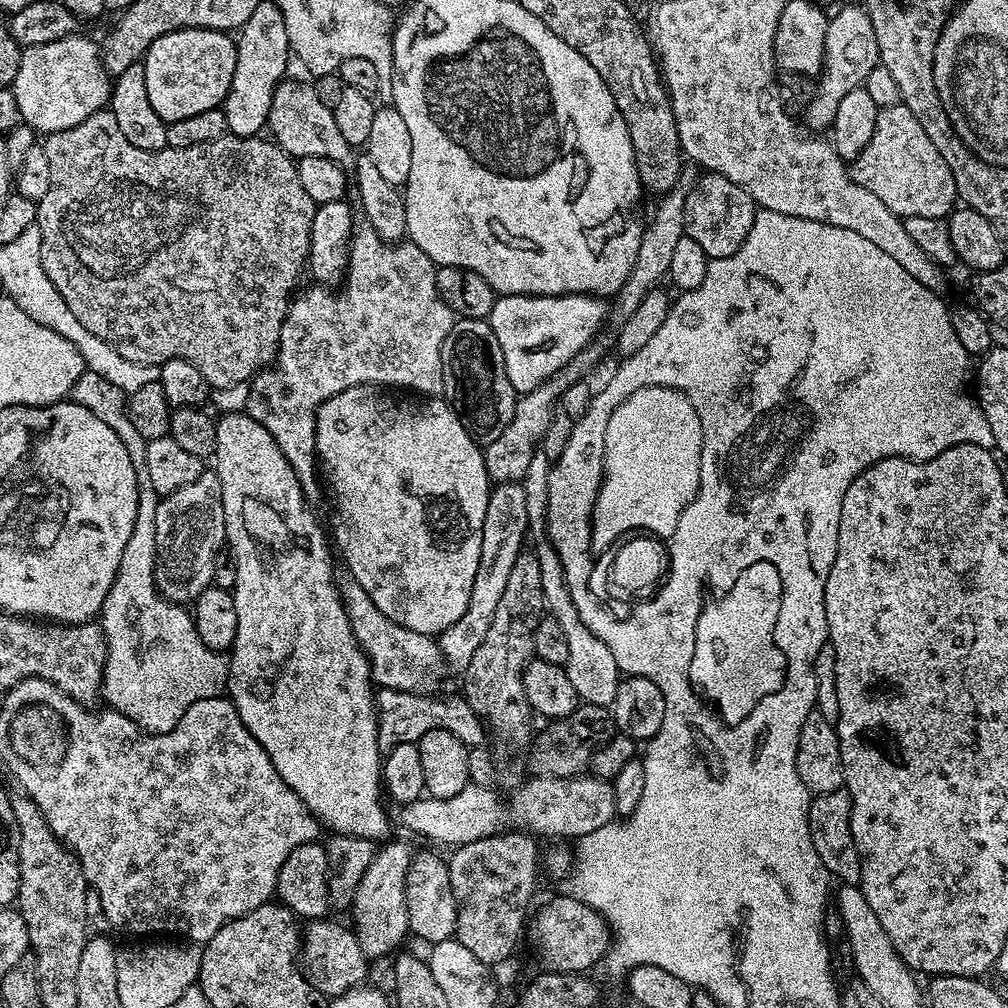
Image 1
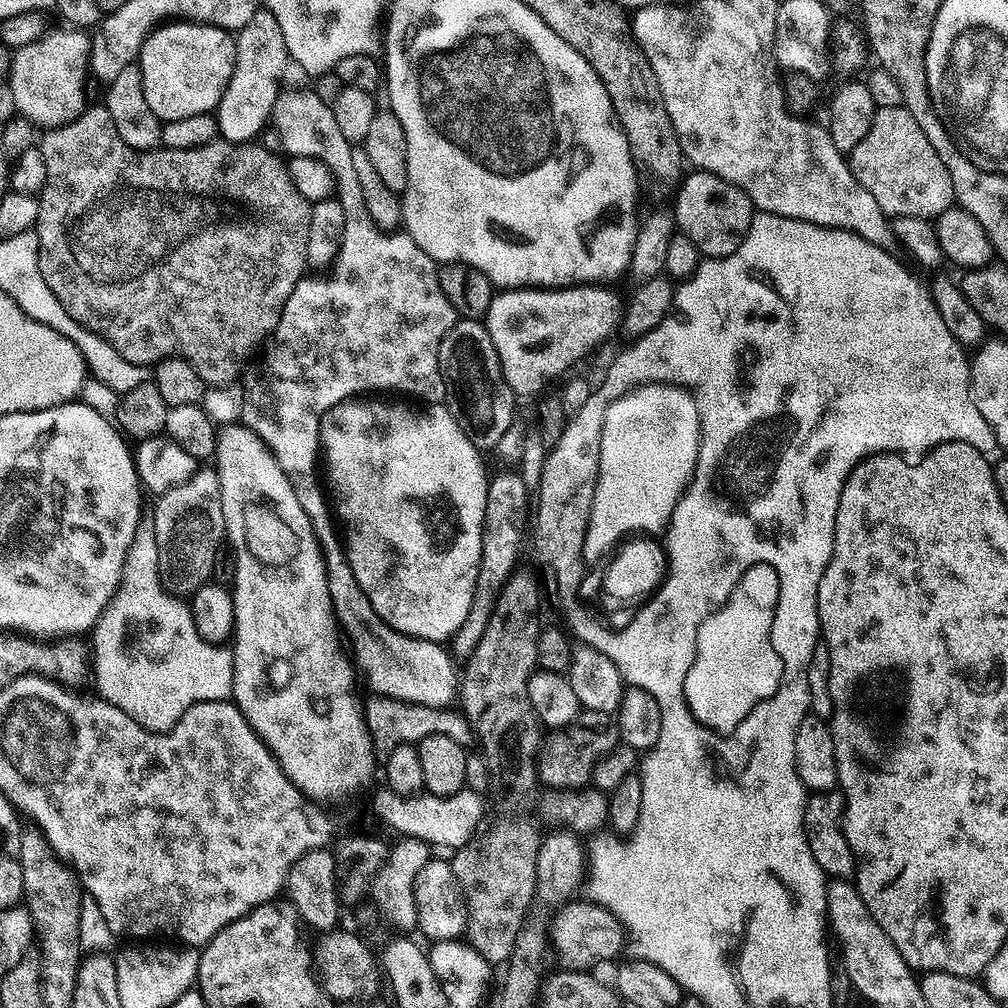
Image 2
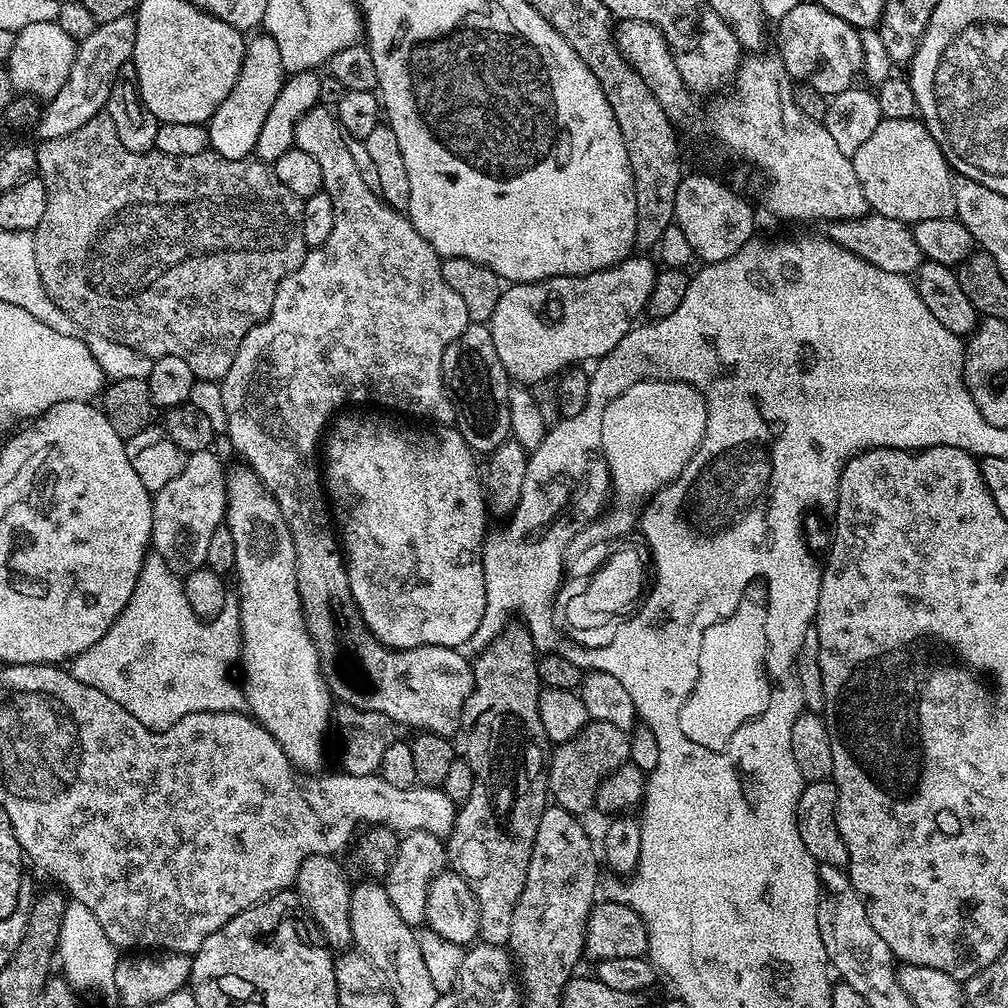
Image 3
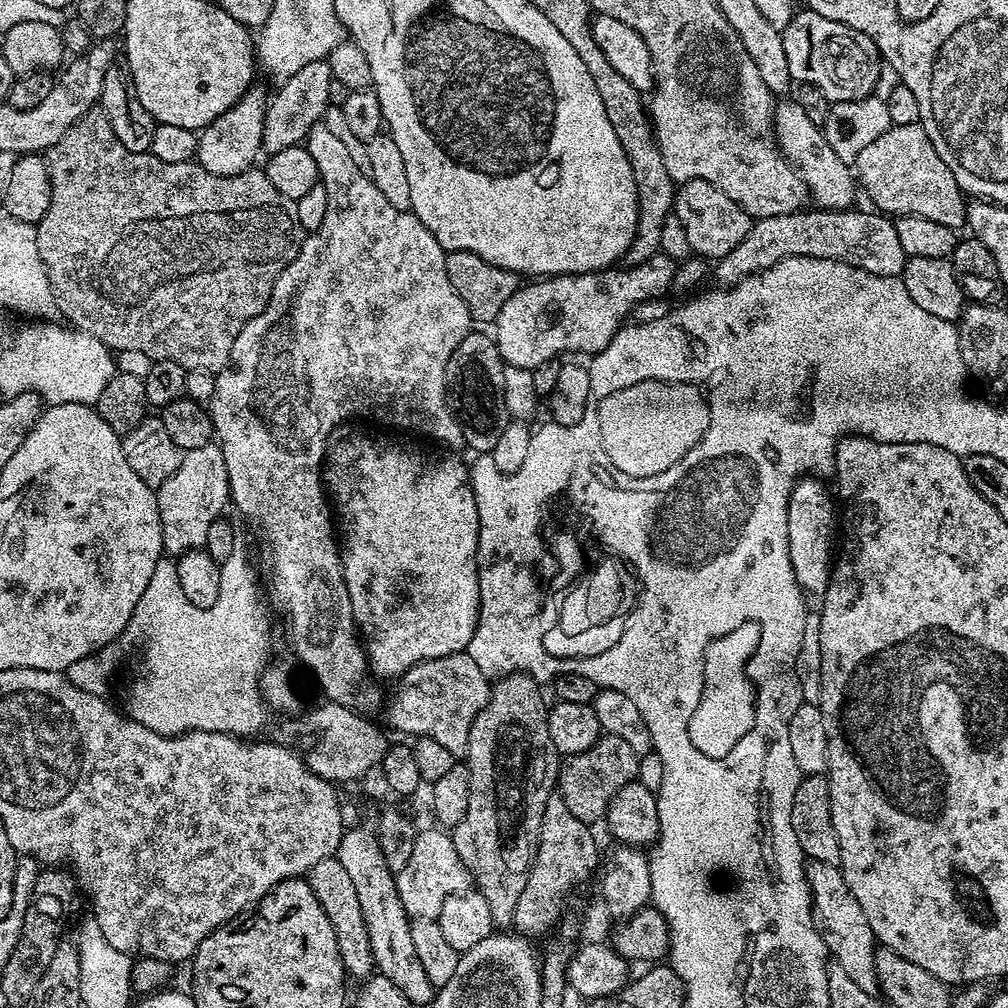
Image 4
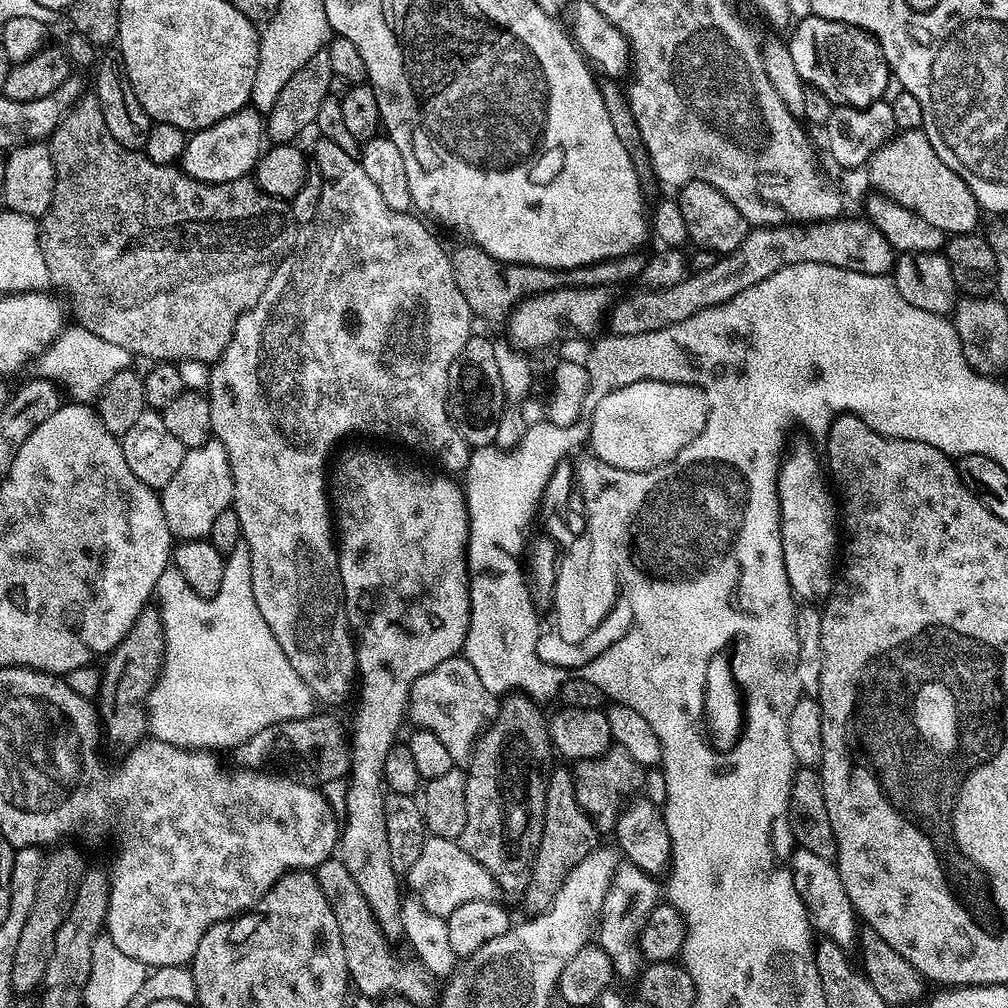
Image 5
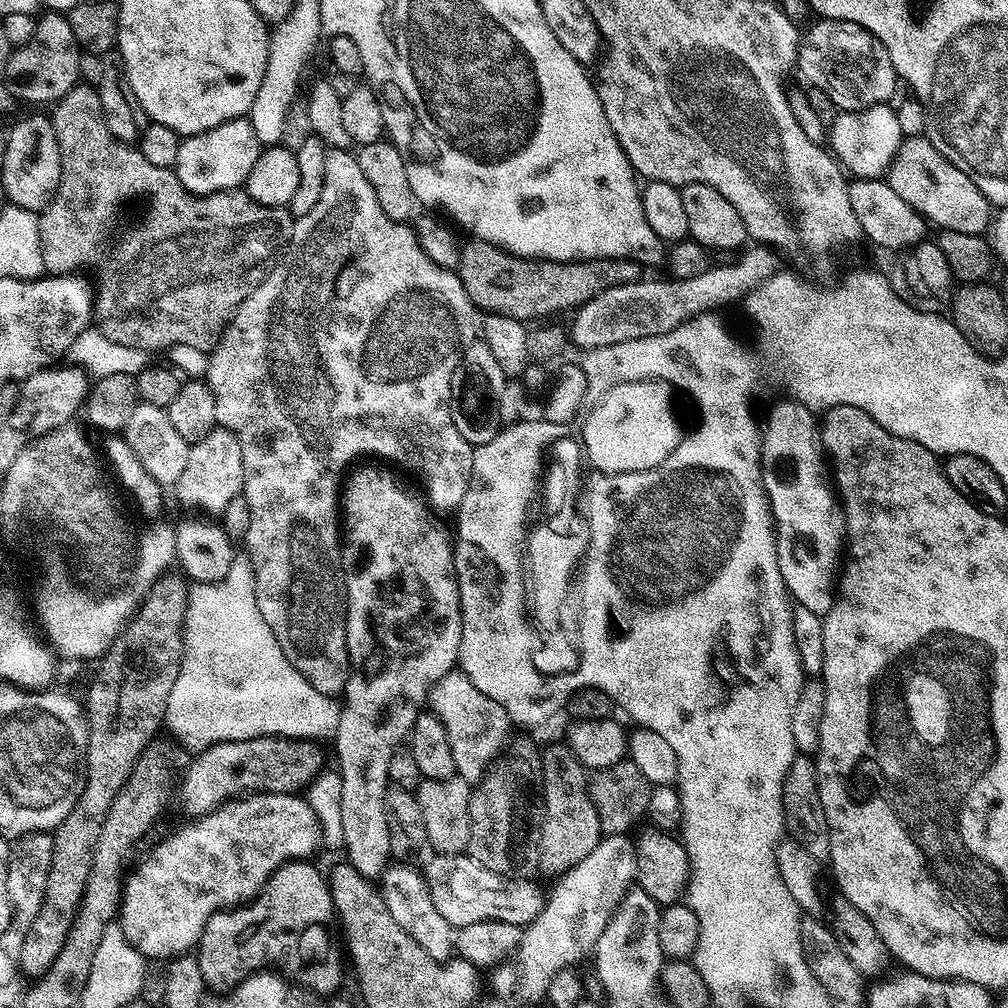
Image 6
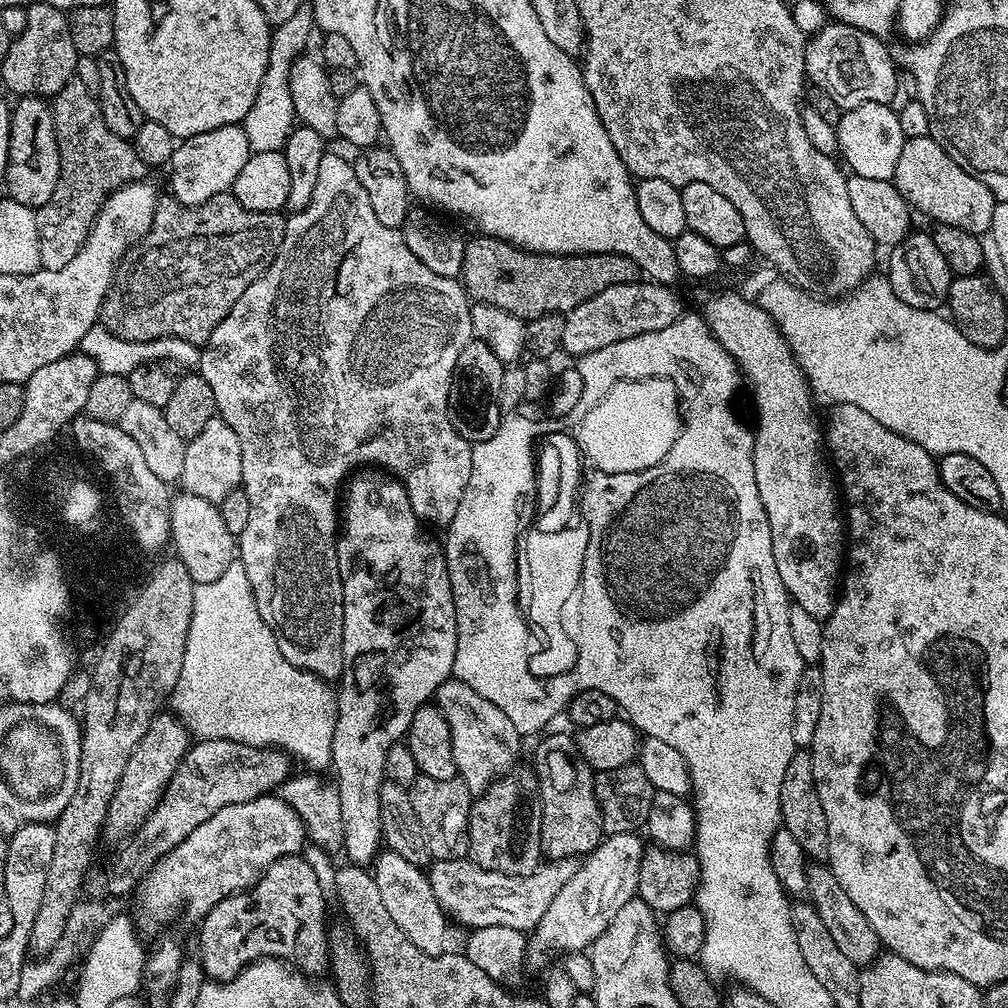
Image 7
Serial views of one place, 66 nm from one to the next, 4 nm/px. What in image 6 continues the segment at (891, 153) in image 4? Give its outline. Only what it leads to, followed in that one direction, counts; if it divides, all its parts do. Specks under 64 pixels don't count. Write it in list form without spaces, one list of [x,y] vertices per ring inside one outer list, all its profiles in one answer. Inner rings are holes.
[[[927,135],[909,136],[900,143],[900,149],[889,165],[886,179],[890,190],[910,205],[929,225],[940,230],[958,230],[958,234],[981,235],[994,216],[993,205],[988,199],[928,140]]]

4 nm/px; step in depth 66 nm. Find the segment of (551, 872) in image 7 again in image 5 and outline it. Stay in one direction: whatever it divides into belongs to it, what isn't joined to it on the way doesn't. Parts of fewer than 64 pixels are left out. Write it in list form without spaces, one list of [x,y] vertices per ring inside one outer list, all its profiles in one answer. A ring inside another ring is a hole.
[[[429,835],[422,846],[422,854],[418,854],[418,862],[406,873],[406,884],[413,888],[415,895],[424,903],[430,914],[438,914],[447,918],[466,902],[479,900],[495,901],[498,889],[494,878],[484,865],[478,863],[461,844],[455,840],[438,838]]]

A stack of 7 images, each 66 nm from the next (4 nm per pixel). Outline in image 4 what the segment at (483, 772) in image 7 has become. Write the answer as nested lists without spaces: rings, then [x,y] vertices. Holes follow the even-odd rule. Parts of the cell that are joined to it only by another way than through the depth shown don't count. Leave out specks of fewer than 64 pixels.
[[[467,651],[455,652],[442,658],[423,660],[409,668],[403,676],[399,677],[396,692],[390,704],[390,722],[400,732],[412,735],[412,738],[434,738],[455,757],[467,753],[469,730],[474,718],[486,704],[491,692],[489,677],[482,670],[478,670],[478,662],[470,658]]]

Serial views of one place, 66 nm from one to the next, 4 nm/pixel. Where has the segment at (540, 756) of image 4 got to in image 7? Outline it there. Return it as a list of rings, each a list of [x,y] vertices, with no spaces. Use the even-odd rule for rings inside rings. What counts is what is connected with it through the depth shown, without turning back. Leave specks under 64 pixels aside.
[[[513,767],[477,795],[472,801],[468,819],[467,855],[478,866],[507,876],[528,876],[542,863],[540,779],[531,767],[520,767]]]

